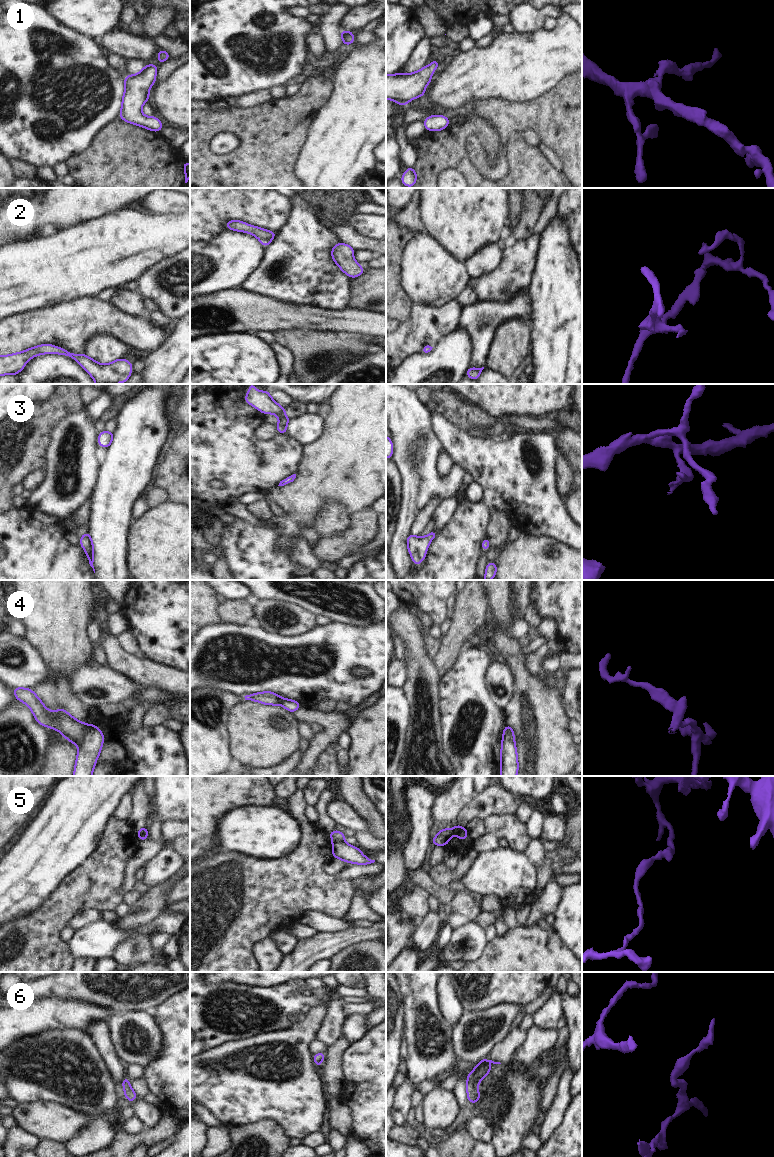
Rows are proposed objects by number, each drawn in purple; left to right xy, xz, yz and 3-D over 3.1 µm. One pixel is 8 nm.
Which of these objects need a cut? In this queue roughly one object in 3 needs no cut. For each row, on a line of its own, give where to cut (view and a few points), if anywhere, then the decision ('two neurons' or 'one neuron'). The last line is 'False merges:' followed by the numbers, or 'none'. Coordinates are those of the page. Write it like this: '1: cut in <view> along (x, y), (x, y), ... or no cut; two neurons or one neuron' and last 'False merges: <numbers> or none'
1: no cut; one neuron
2: no cut; one neuron
3: no cut; one neuron
4: cut in xy along (86, 725), (86, 731), (79, 746); two neurons
5: cut in xz along (343, 840), (333, 842); two neurons
6: no cut; one neuron
False merges: 4, 5

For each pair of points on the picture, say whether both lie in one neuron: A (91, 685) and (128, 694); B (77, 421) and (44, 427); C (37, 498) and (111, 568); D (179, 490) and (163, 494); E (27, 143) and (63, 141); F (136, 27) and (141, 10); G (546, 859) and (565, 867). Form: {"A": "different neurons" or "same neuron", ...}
{"A": "same neuron", "B": "different neurons", "C": "different neurons", "D": "different neurons", "E": "same neuron", "F": "same neuron", "G": "different neurons"}

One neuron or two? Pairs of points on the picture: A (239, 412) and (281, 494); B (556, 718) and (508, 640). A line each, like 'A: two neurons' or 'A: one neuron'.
A: two neurons
B: one neuron

